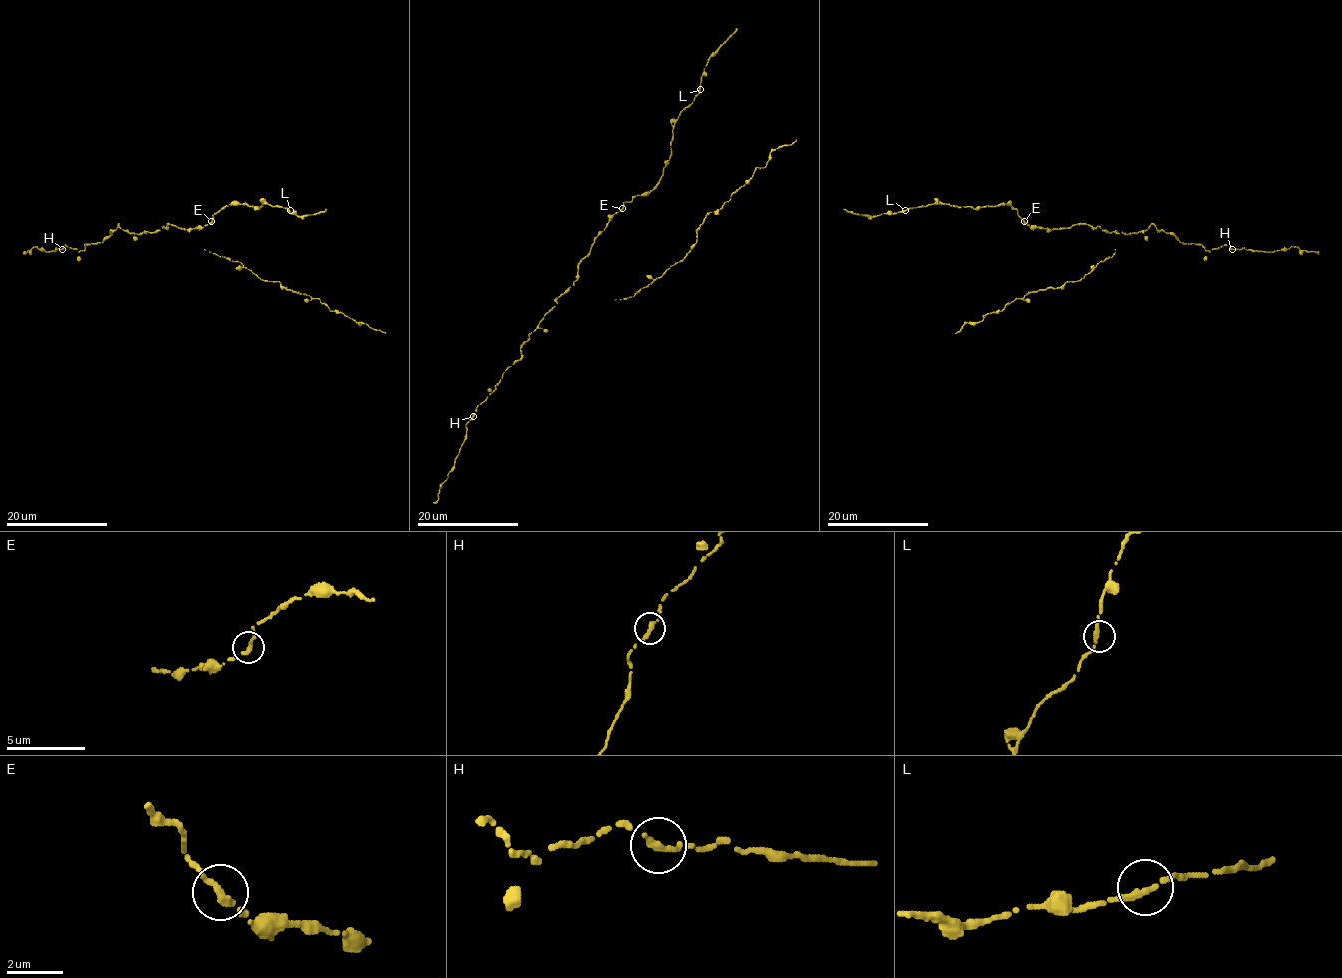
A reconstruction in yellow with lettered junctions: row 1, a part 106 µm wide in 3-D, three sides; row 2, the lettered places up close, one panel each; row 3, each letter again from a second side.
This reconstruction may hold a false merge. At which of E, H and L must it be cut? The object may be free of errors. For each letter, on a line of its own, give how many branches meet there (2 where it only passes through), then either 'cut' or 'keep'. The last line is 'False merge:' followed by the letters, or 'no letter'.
E: branches 2; keep
H: branches 2; keep
L: branches 2; keep
False merge: no letter

